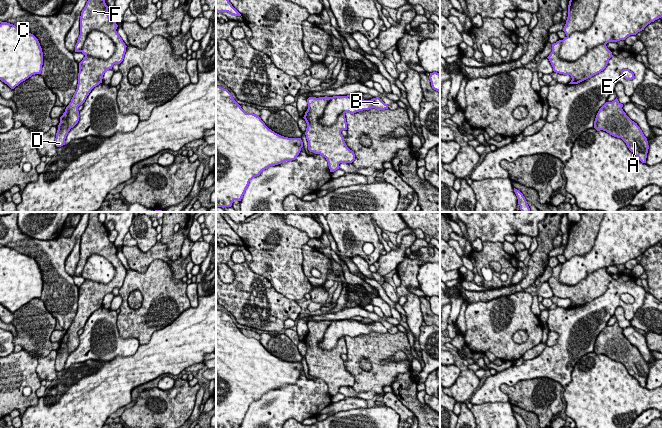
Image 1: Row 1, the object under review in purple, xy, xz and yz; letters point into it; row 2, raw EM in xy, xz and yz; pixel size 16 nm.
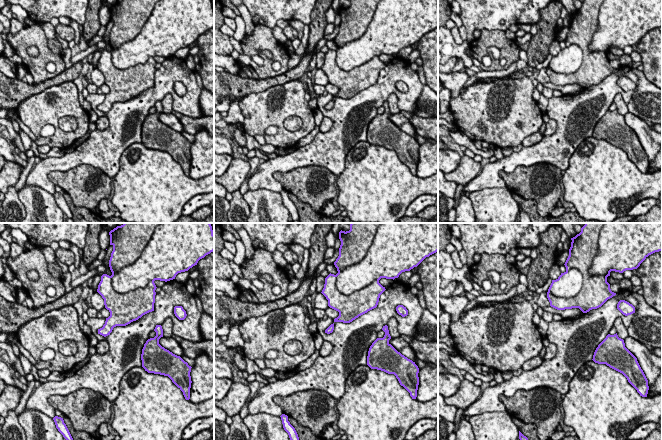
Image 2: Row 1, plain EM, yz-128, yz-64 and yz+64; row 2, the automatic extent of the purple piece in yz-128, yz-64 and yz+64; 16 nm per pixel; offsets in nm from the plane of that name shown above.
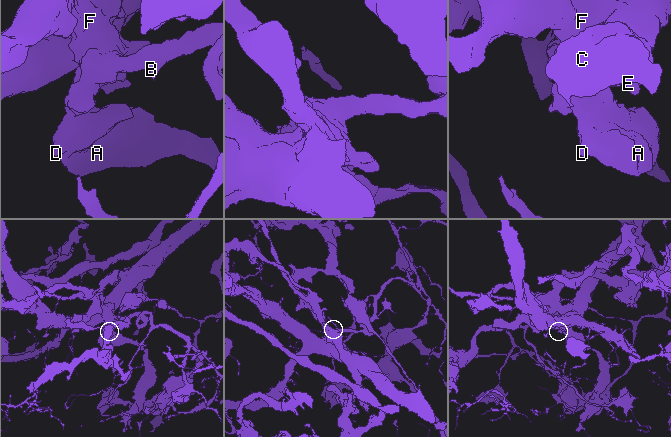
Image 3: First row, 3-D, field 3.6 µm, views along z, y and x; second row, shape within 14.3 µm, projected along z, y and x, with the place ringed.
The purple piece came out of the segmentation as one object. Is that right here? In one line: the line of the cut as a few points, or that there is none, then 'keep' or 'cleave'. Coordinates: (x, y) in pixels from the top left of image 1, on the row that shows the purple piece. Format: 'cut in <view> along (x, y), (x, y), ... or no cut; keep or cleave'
cut in xy along (116, 46), (106, 35), (92, 30), (80, 51); cleave

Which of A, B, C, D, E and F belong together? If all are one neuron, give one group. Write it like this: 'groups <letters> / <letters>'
groups A D E F / B C

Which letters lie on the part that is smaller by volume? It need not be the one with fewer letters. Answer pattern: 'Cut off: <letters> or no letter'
Cut off: A, D, E, F

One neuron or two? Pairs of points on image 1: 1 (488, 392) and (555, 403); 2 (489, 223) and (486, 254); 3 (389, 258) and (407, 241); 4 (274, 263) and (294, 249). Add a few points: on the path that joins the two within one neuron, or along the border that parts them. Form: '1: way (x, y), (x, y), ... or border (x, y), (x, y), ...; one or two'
1: border (525, 380), (499, 388); two
2: border (482, 241), (499, 241), (501, 243); two
3: way (394, 255), (403, 246); one
4: way (279, 258), (289, 249); one

